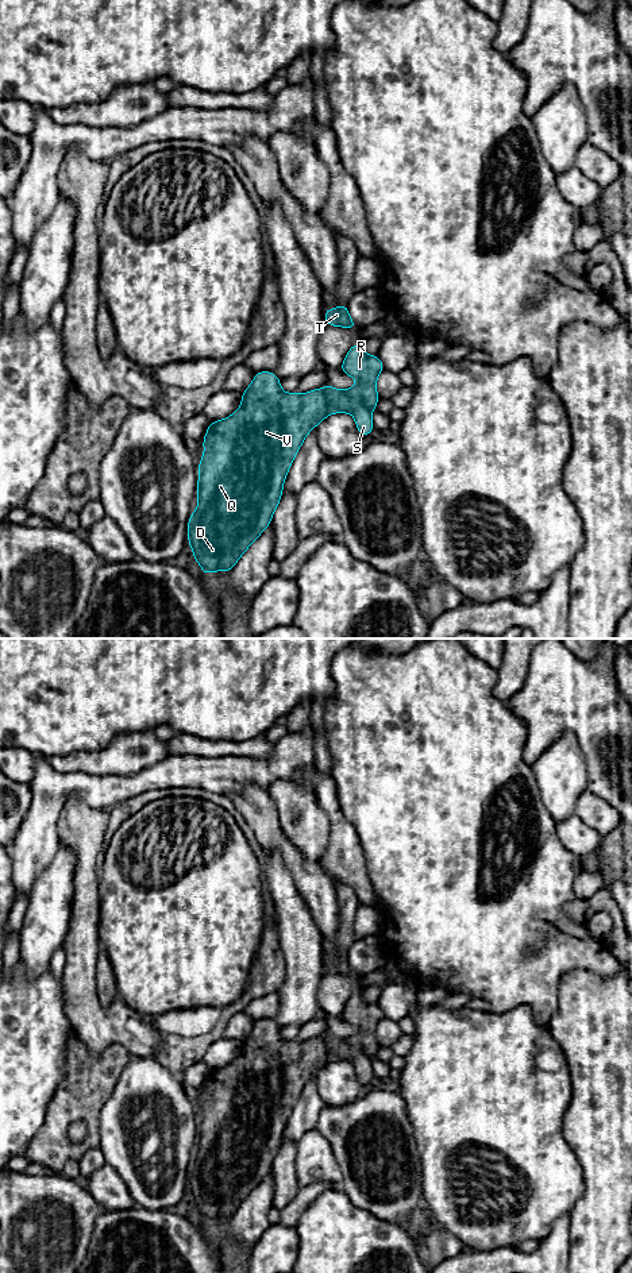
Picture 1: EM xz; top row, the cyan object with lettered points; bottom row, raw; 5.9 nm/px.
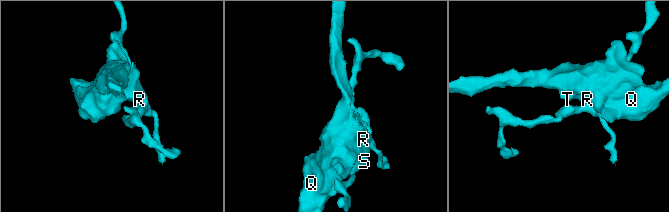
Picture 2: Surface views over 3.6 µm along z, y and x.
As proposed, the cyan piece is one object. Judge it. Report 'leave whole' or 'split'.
split

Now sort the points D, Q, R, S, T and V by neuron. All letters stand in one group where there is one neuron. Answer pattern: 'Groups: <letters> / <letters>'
Groups: D Q R T V / S

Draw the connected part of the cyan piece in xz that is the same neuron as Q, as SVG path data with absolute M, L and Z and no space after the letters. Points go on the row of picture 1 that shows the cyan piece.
M358 342L350 348L340 367L343 374L357 378L359 383L346 390L327 385L304 394L282 391L281 379L277 375L271 371L259 371L242 393L240 408L224 420L209 423L203 440L205 452L199 463L199 505L188 522L188 543L203 574L231 571L246 549L270 526L273 513L282 497L286 474L312 428L332 413L354 413L358 401L370 410L375 409L379 400L375 383L379 373L385 370L381 359L377 355L365 354L362 342Z

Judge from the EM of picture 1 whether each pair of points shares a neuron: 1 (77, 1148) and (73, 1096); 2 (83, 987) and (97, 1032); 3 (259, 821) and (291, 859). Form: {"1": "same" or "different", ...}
{"1": "same", "2": "same", "3": "same"}

